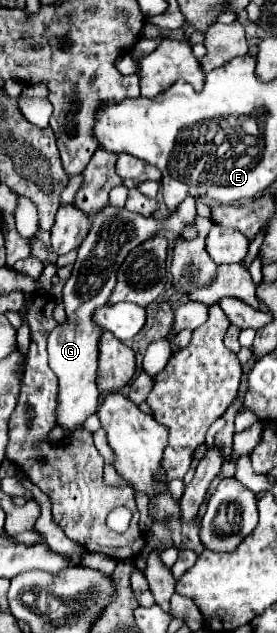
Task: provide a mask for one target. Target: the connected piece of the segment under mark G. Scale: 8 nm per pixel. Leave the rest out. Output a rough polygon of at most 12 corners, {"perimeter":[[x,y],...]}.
{"perimeter":[[105,207],[67,285],[67,323],[49,335],[57,423],[99,407],[93,311],[157,219]]}

